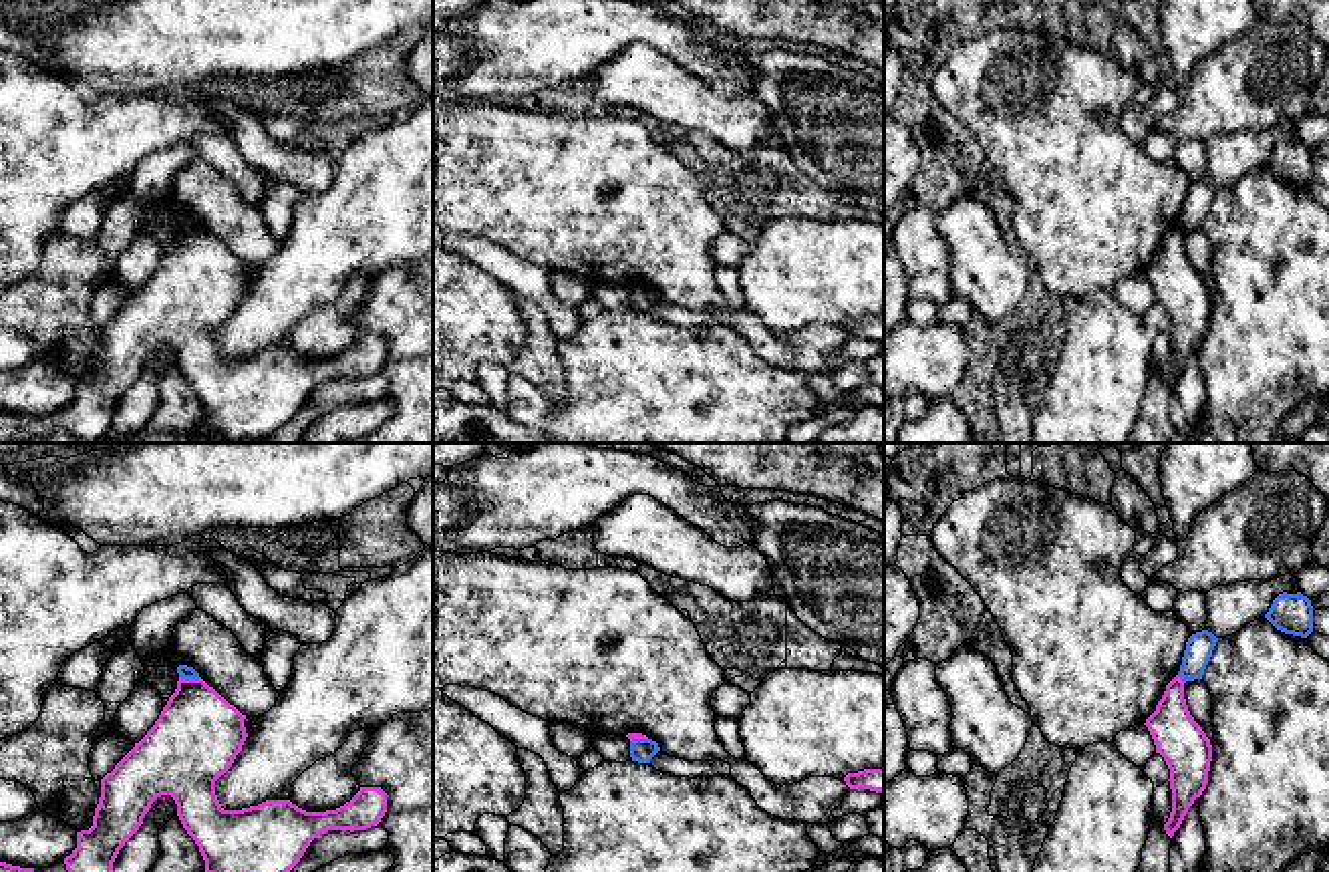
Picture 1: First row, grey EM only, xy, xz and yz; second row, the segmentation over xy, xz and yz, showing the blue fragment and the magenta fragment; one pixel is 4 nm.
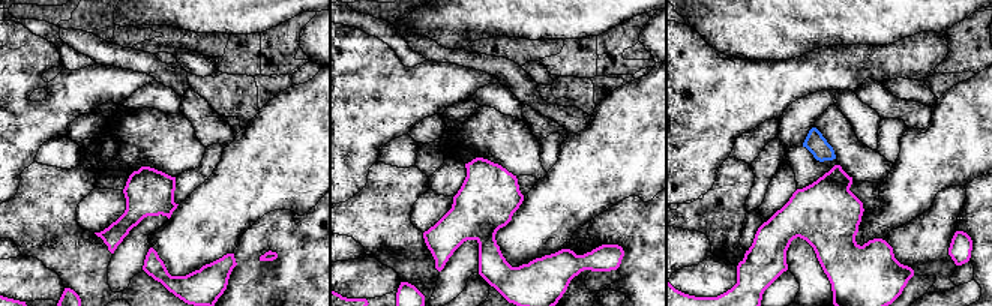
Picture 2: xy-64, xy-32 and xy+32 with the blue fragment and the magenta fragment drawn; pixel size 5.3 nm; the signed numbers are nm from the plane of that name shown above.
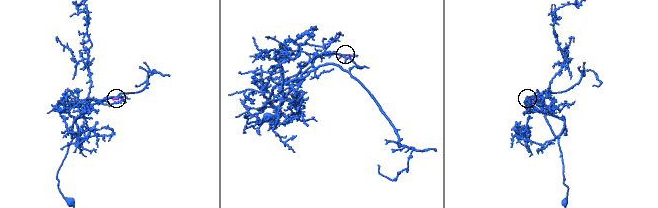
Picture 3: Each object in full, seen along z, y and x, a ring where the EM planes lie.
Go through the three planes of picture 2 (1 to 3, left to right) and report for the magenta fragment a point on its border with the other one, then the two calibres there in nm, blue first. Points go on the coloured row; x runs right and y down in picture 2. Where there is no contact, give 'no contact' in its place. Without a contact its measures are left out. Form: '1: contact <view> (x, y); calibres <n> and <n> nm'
1: no contact
2: no contact
3: no contact

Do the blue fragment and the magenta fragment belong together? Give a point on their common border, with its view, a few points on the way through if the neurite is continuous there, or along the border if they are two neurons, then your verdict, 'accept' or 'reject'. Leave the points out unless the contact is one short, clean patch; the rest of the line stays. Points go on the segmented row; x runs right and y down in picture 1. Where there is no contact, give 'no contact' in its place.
contact xy (190, 677); border xy (180, 675), (200, 679); reject

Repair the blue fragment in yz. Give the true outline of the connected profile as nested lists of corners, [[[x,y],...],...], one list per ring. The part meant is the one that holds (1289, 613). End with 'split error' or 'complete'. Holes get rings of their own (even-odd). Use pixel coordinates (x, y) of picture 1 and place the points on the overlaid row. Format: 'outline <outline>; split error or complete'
outline [[[1301,592],[1279,594],[1265,618],[1285,634],[1307,638],[1313,632],[1313,606]]]; complete

